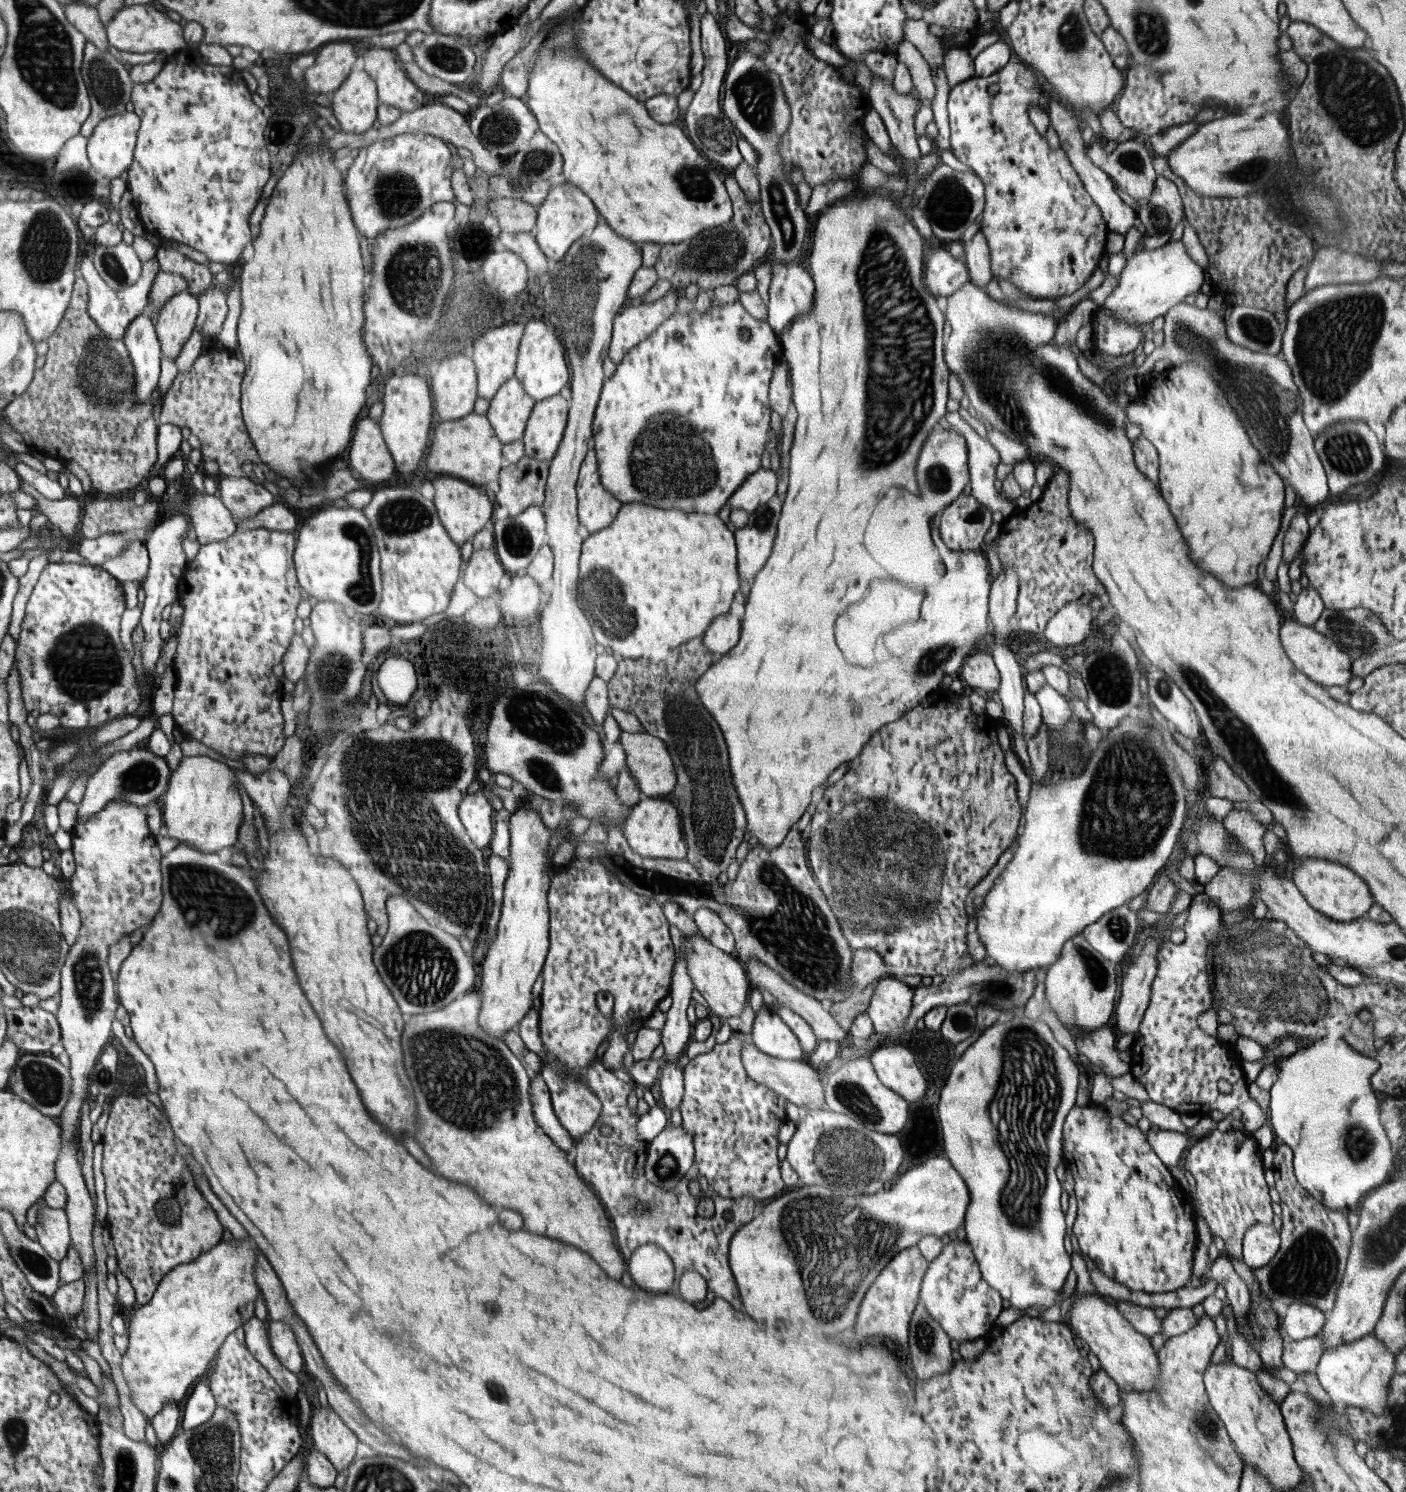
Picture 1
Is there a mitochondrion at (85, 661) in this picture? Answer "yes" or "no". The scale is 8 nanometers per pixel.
yes

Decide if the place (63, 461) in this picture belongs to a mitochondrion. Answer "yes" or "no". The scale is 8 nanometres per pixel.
no

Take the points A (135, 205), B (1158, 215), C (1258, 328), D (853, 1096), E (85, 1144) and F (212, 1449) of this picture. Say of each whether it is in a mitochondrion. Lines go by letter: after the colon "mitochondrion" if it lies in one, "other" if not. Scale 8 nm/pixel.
A: other
B: mitochondrion
C: mitochondrion
D: mitochondrion
E: other
F: mitochondrion

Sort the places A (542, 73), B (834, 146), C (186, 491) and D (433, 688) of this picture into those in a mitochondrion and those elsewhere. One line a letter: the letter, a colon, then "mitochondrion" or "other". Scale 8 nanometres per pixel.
A: other
B: other
C: other
D: other

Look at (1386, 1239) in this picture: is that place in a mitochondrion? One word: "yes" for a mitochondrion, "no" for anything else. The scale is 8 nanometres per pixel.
yes

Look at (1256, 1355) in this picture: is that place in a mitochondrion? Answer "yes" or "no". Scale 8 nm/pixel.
no

